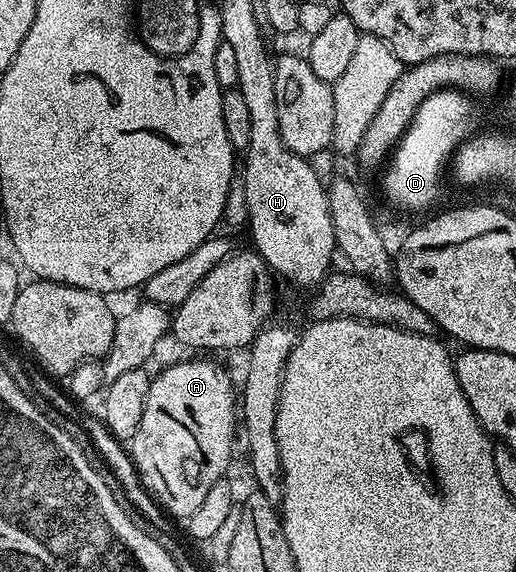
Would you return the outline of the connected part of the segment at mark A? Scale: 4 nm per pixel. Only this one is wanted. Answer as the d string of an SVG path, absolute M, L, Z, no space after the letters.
M210 357L194 358L198 359L174 363L151 378L148 397L144 401L144 417L140 417L140 425L128 443L143 485L154 494L155 501L179 521L196 513L208 489L227 474L226 466L234 451L234 431L236 435L236 383L230 380L229 373L220 364L206 359Z

